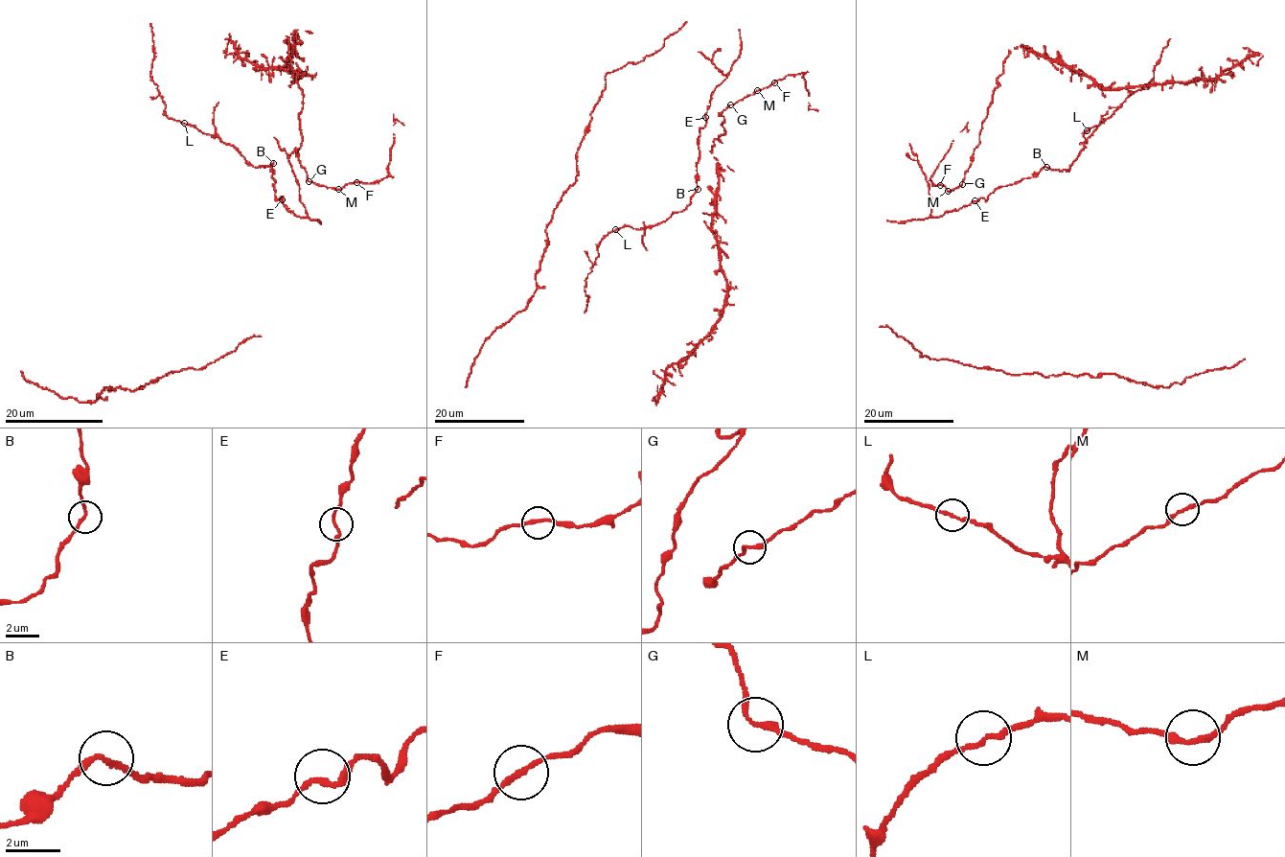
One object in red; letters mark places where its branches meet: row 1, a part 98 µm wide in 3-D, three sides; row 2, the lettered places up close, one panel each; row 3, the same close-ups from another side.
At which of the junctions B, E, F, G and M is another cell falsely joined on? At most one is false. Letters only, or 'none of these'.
none of these

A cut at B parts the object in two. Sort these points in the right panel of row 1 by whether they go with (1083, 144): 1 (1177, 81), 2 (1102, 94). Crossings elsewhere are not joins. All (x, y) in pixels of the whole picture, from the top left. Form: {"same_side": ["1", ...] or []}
{"same_side": []}

